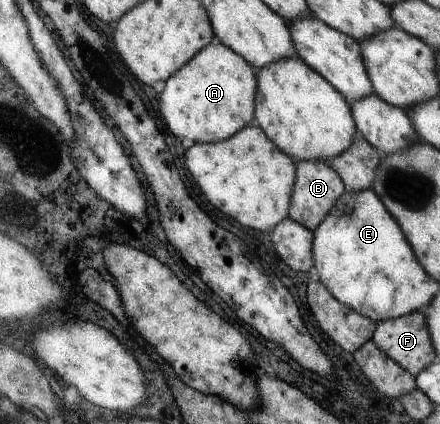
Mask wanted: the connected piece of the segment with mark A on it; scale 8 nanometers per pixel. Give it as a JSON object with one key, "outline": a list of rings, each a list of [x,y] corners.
{"outline":[[[222,43],[208,46],[182,72],[165,80],[165,89],[159,94],[159,110],[170,132],[204,144],[216,142],[218,138],[226,140],[248,126],[250,118],[254,118],[254,96],[258,90],[256,74],[242,56]]]}

